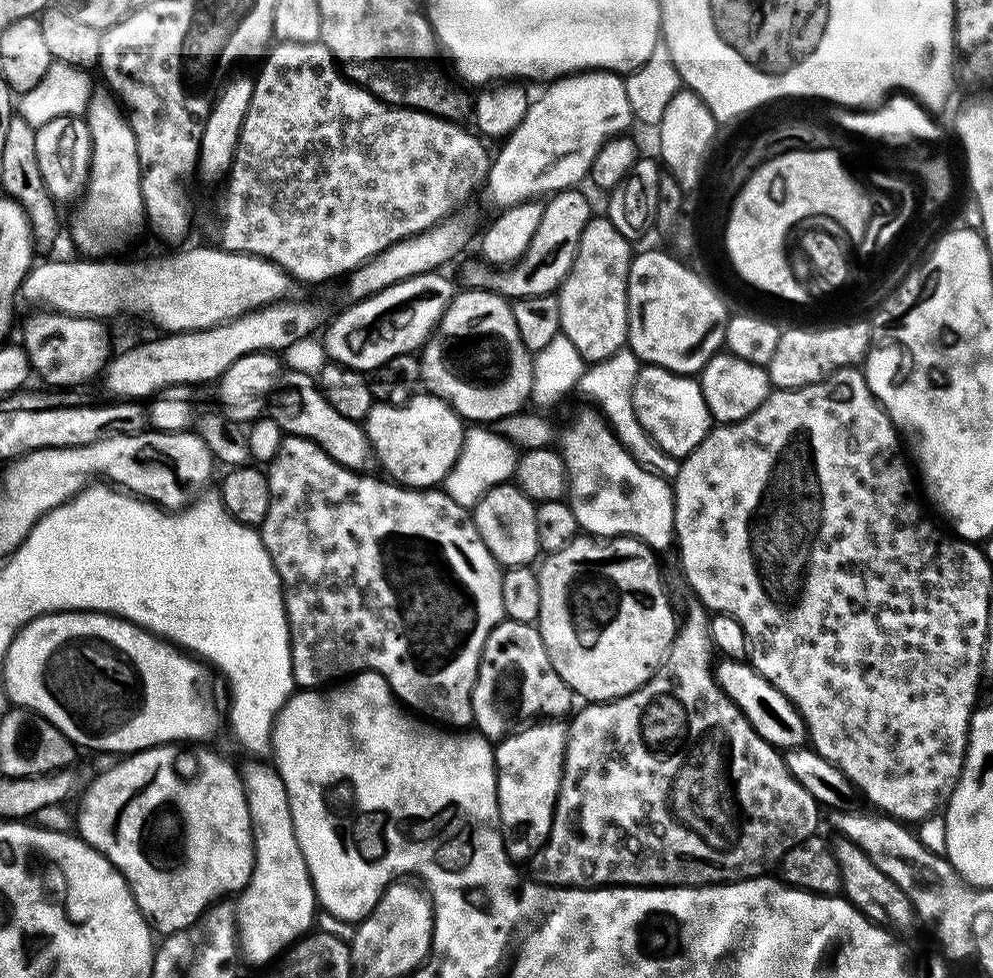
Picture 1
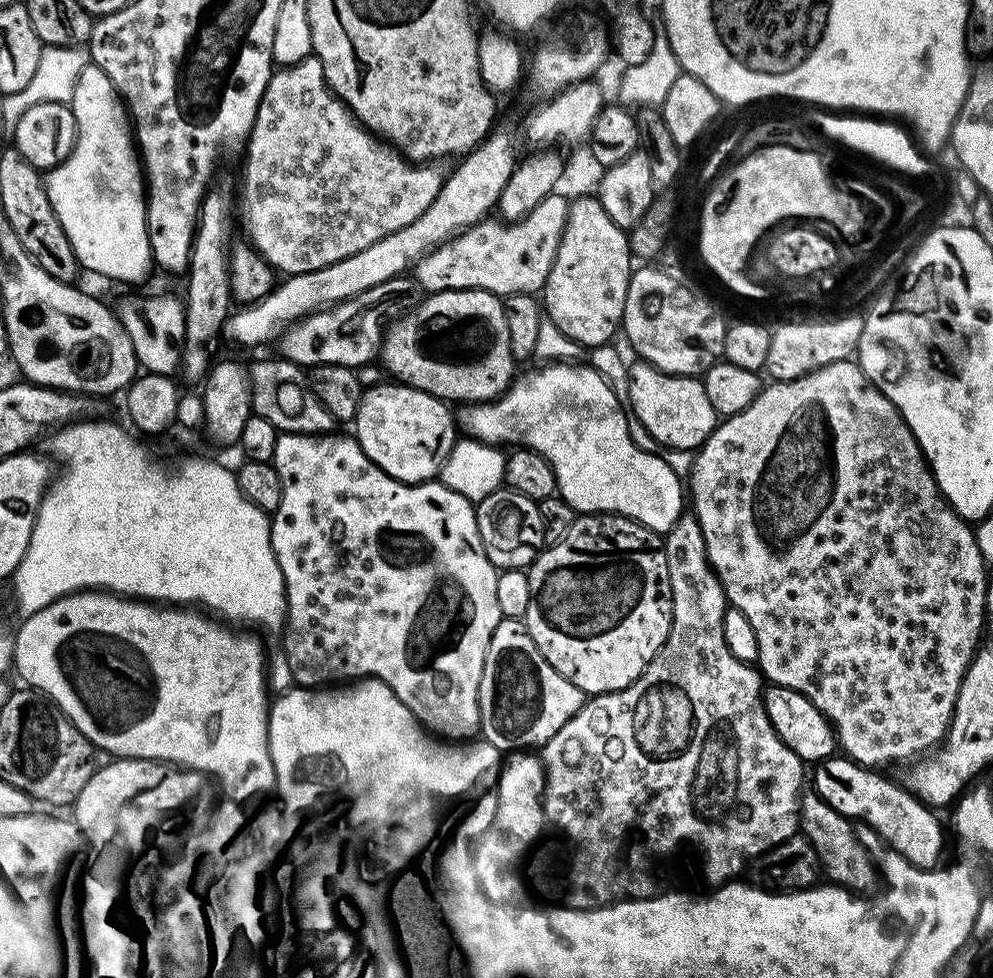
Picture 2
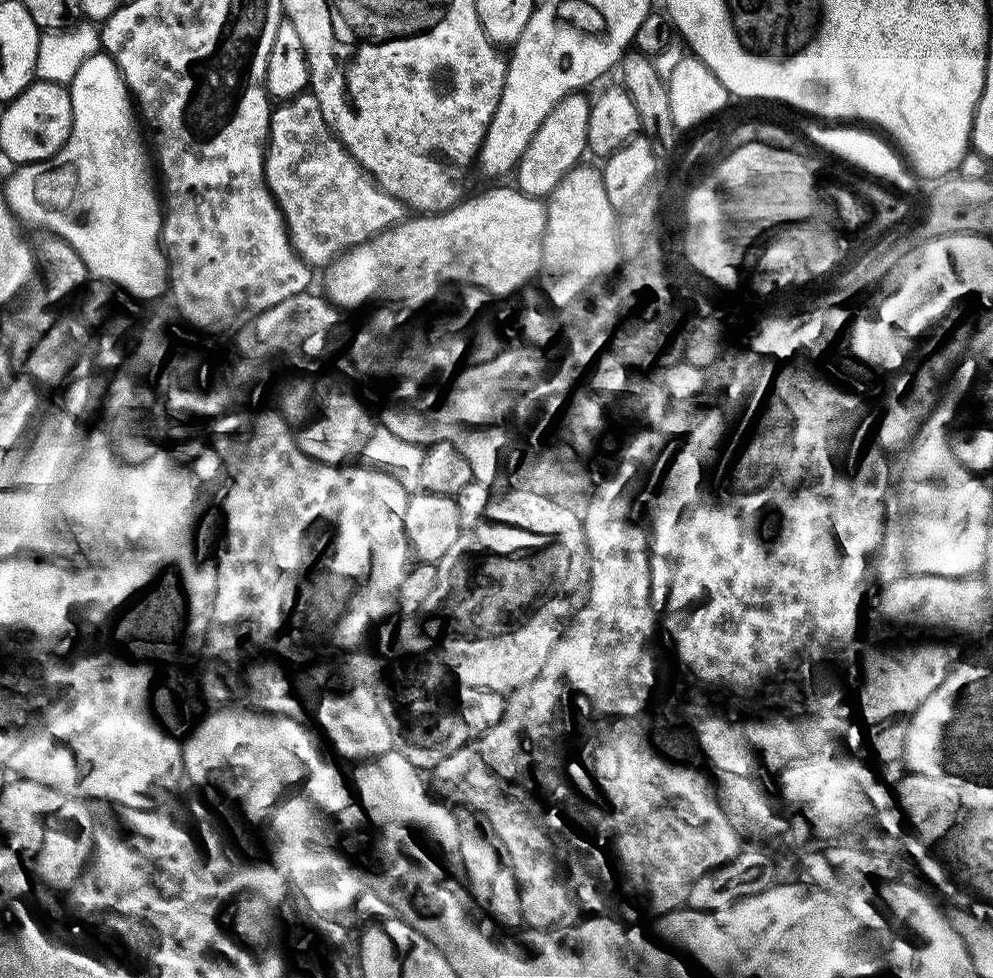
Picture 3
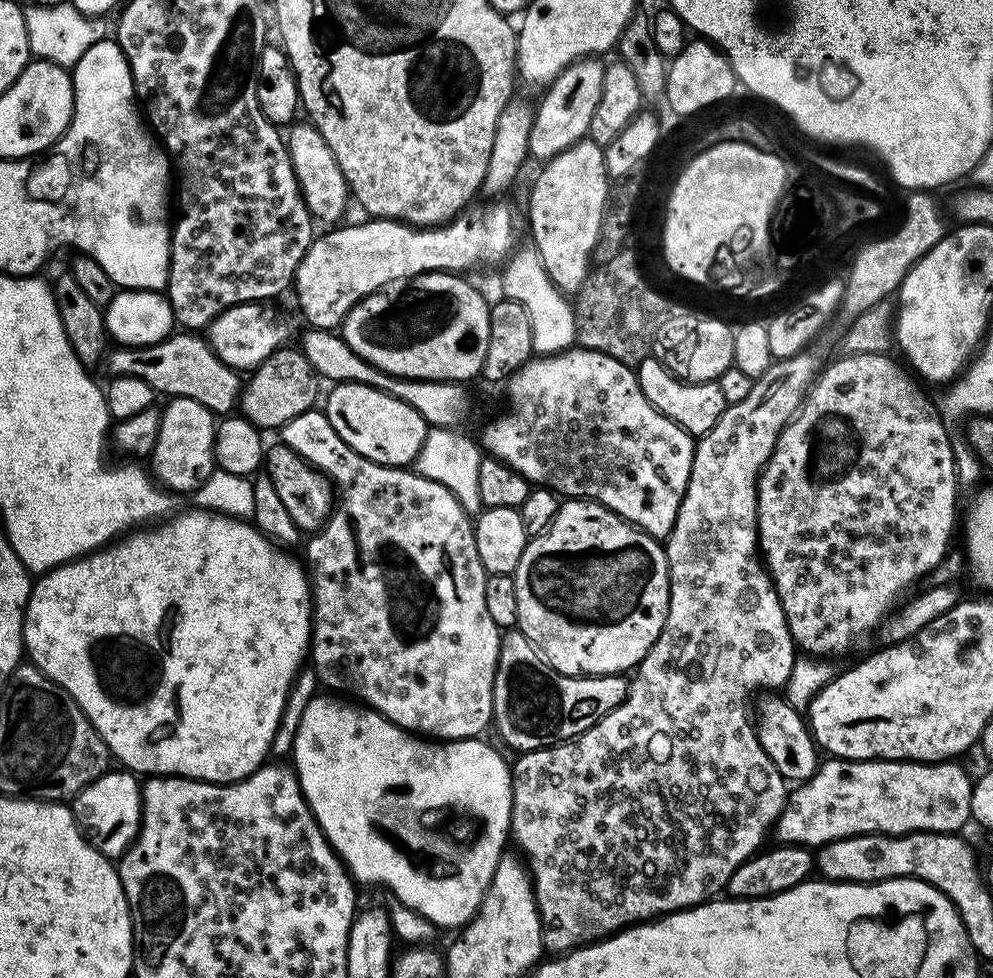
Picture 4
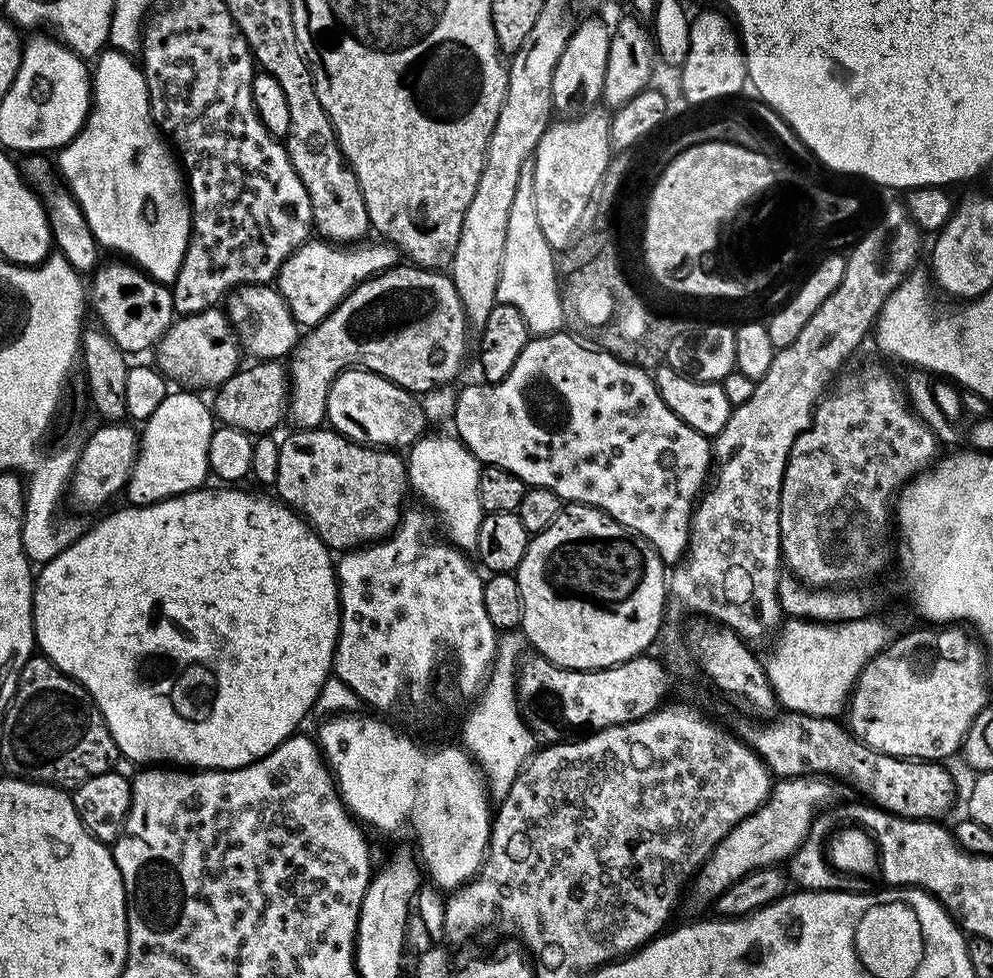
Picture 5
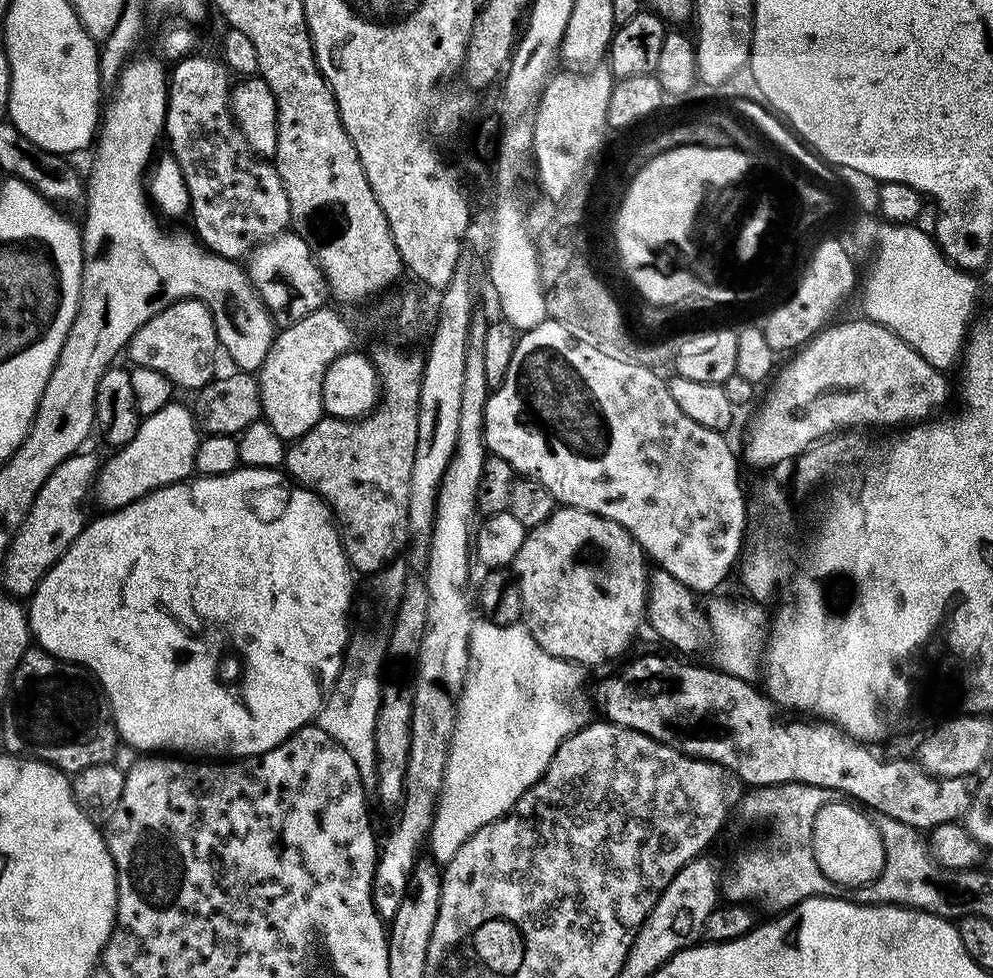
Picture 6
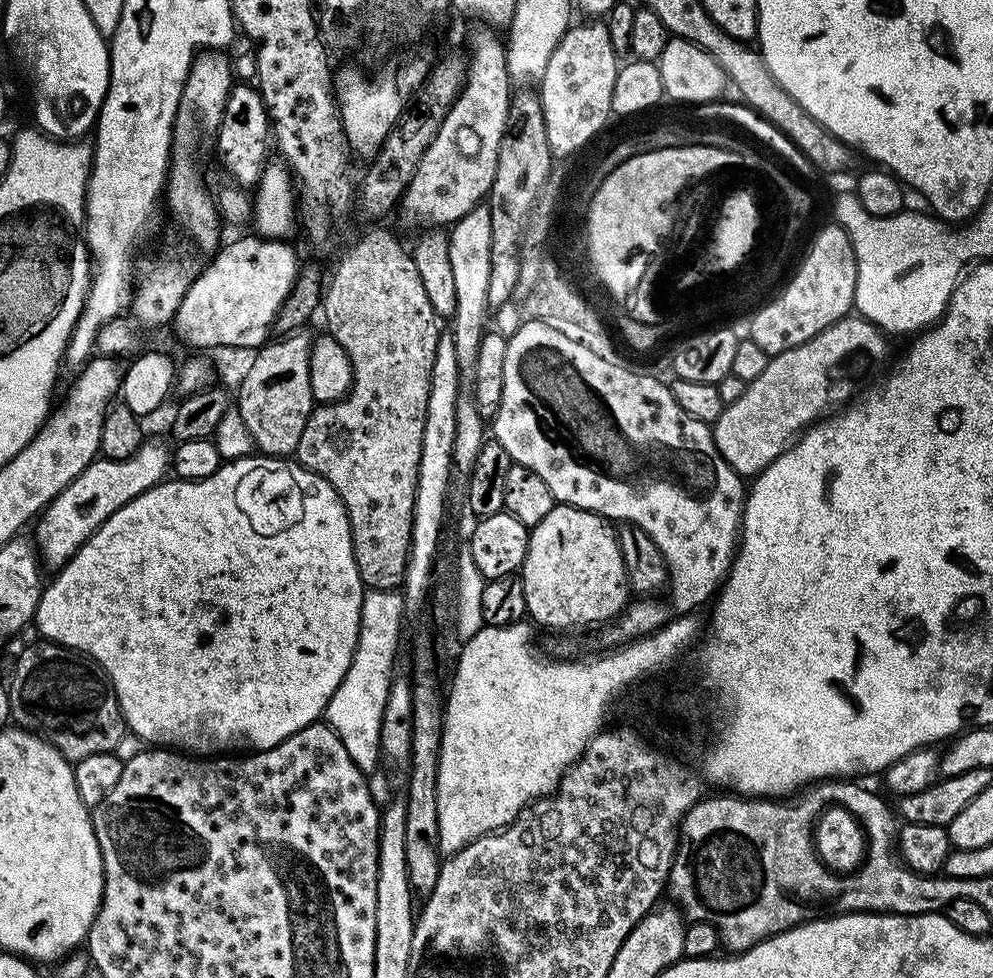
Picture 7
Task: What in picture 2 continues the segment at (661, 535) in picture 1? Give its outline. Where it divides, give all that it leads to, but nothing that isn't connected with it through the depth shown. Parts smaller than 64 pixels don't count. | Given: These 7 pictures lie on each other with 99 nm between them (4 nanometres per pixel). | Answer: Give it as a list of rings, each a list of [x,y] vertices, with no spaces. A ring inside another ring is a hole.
[[[548,362],[540,366],[544,368],[536,368],[533,372],[521,371],[512,385],[495,400],[461,407],[461,412],[458,412],[459,431],[465,437],[481,440],[484,444],[520,445],[538,453],[552,467],[556,492],[571,506],[573,513],[625,516],[652,532],[668,533],[686,508],[686,488],[682,477],[666,466],[663,455],[647,452],[635,444],[629,413],[615,396],[615,390],[595,368],[580,363]]]

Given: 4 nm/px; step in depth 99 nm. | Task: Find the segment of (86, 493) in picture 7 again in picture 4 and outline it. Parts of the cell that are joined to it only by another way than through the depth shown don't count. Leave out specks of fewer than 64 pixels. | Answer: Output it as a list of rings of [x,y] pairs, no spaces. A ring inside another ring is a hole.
[[[173,397],[161,411],[159,432],[150,455],[155,479],[169,491],[195,493],[203,487],[215,469],[213,434],[216,418],[194,399]]]

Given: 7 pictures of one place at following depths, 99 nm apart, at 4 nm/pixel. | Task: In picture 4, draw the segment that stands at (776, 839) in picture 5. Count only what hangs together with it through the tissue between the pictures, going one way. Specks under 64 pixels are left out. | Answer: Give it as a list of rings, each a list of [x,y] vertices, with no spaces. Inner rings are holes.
[[[828,758],[804,783],[797,783],[788,793],[784,812],[776,819],[774,836],[780,844],[801,844],[819,850],[825,844],[850,838],[883,834],[904,836],[908,832],[959,833],[972,820],[973,777],[968,777],[960,762],[919,764],[917,760],[837,760]]]

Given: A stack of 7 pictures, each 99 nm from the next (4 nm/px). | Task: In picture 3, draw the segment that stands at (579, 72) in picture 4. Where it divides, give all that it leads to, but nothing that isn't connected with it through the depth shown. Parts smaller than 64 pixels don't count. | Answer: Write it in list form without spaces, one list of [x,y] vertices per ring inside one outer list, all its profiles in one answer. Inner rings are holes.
[[[573,94],[562,98],[562,102],[558,102],[558,106],[554,106],[554,110],[550,110],[546,122],[542,122],[542,126],[538,126],[538,134],[534,134],[534,138],[530,138],[530,146],[526,146],[522,158],[516,163],[515,187],[528,196],[547,197],[560,179],[581,163],[580,155],[585,155],[588,146],[586,126],[589,118],[589,97],[584,97],[584,94]]]

